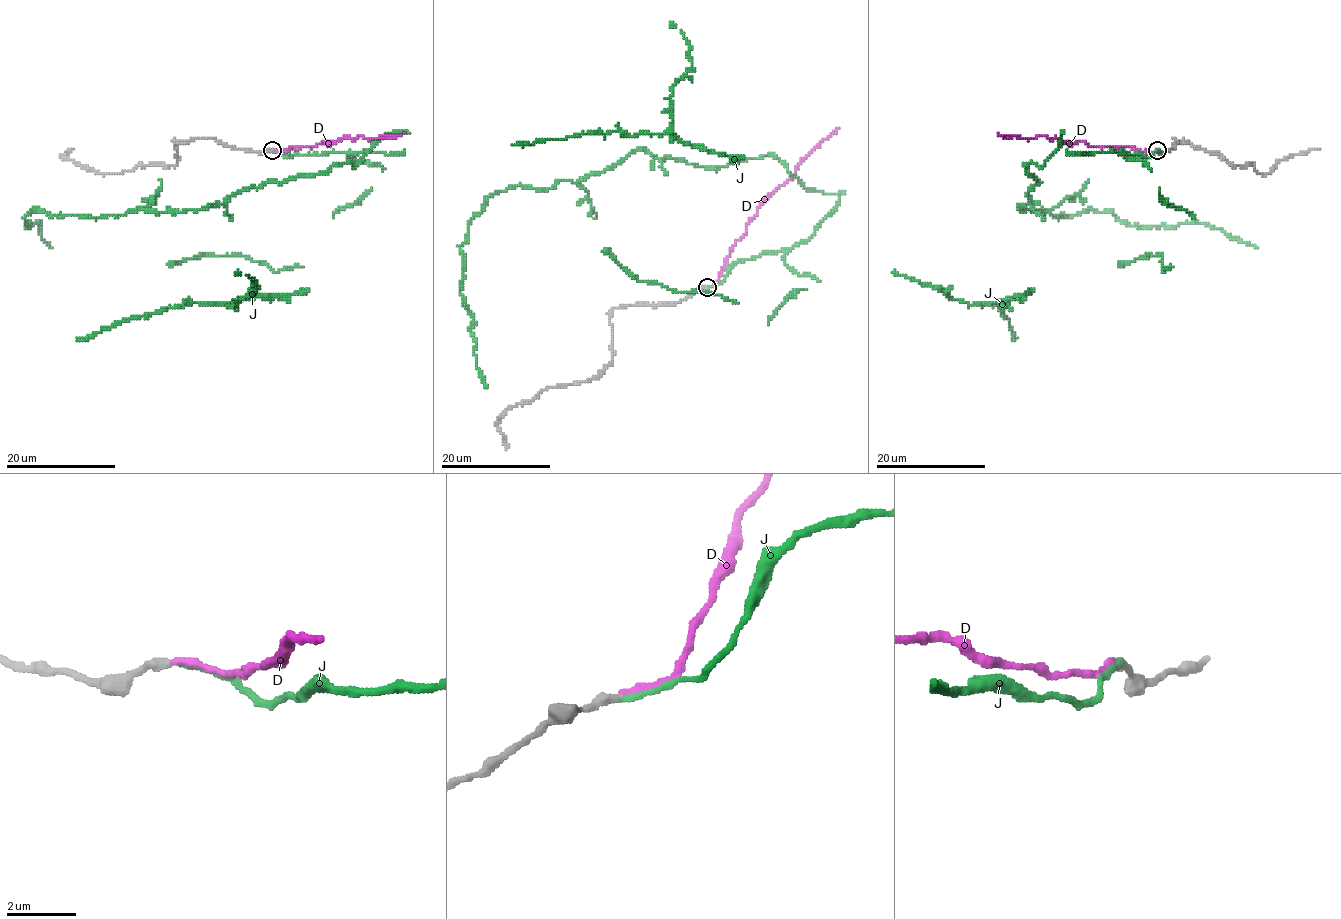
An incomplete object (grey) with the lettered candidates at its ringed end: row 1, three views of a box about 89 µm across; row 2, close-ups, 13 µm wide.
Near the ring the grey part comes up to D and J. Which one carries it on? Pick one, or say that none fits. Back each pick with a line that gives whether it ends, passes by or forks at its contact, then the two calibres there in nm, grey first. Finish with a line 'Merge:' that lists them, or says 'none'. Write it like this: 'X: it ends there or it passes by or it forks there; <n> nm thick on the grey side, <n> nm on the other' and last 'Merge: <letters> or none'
J: it ends there; 240 nm thick on the grey side, 160 nm on the other
Merge: J

